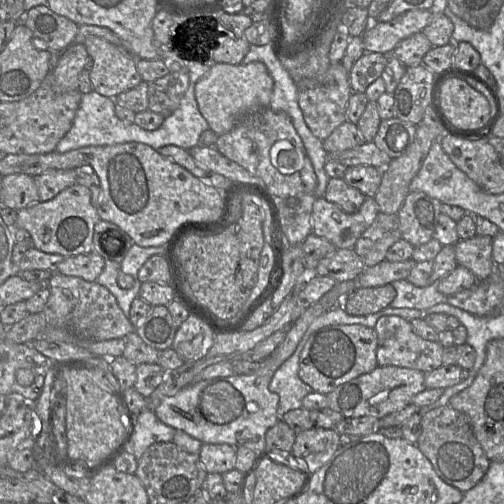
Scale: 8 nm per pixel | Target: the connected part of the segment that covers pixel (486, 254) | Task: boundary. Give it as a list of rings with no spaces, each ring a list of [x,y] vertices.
[[[475,235],[455,244],[455,258],[459,266],[470,270],[478,281],[488,278],[497,267],[492,259],[493,237]]]

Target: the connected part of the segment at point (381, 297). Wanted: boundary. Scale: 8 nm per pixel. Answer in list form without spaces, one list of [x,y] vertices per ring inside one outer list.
[[[392,284],[357,288],[342,300],[342,306],[350,315],[366,316],[390,307],[395,297],[396,290]]]

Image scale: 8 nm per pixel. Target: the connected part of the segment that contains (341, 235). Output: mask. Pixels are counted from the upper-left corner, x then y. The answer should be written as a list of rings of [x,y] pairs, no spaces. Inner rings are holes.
[[[324,196],[317,197],[312,208],[312,233],[325,238],[337,249],[354,248],[362,233],[373,223],[379,207],[374,197],[366,197],[356,213],[347,213],[339,206],[327,201]]]

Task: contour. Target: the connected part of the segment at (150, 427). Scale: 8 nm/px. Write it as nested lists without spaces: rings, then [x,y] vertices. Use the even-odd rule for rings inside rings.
[[[145,407],[136,415],[134,432],[127,451],[130,451],[137,461],[153,444],[172,442],[176,430],[162,423],[154,414],[154,410]]]

